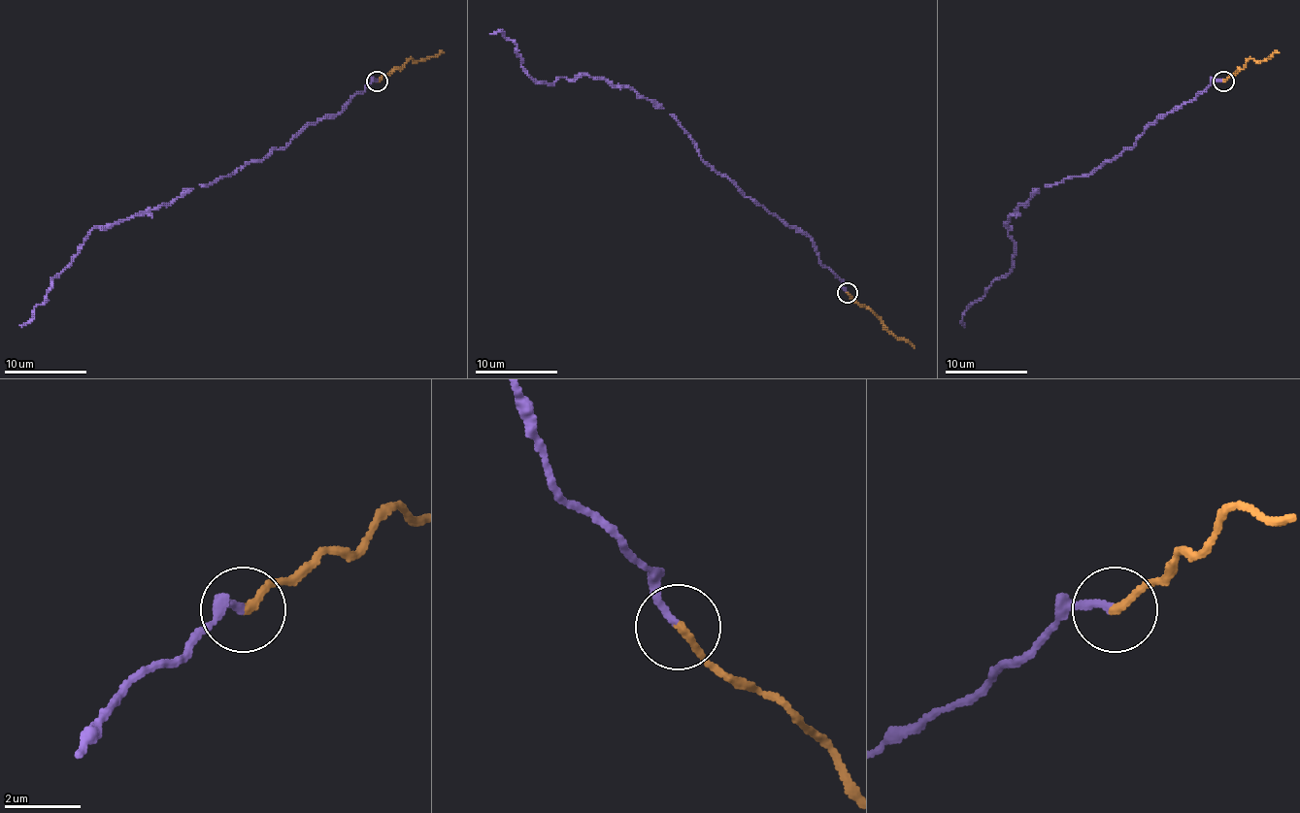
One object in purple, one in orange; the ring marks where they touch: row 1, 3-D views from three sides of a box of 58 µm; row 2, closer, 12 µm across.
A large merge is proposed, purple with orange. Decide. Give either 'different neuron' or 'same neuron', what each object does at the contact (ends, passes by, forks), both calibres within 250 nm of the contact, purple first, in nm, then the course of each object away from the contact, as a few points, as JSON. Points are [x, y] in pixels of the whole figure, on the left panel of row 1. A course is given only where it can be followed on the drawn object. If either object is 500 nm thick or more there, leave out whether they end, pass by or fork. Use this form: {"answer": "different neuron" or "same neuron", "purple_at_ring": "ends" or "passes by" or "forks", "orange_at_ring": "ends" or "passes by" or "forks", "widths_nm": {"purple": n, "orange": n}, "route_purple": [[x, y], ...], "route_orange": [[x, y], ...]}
{"answer": "same neuron", "purple_at_ring": "ends", "orange_at_ring": "ends", "widths_nm": {"purple": 200, "orange": 190}, "route_purple": [[378, 81], [284, 147], [154, 210], [94, 228], [50, 279], [47, 300], [19, 325]], "route_orange": [[378, 81], [389, 71], [400, 69], [409, 58], [422, 60], [444, 52]]}

